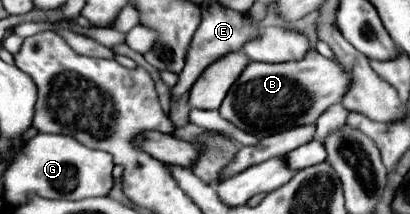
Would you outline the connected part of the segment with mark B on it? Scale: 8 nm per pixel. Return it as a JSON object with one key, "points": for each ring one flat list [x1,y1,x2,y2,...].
{"points":[[309,50,301,60,279,64,251,62,231,86,219,112,237,128,257,134,257,138,265,138,285,132,285,128,313,124,325,108,341,102,345,92,349,92,349,86,351,76,341,64,321,56,317,50]]}

